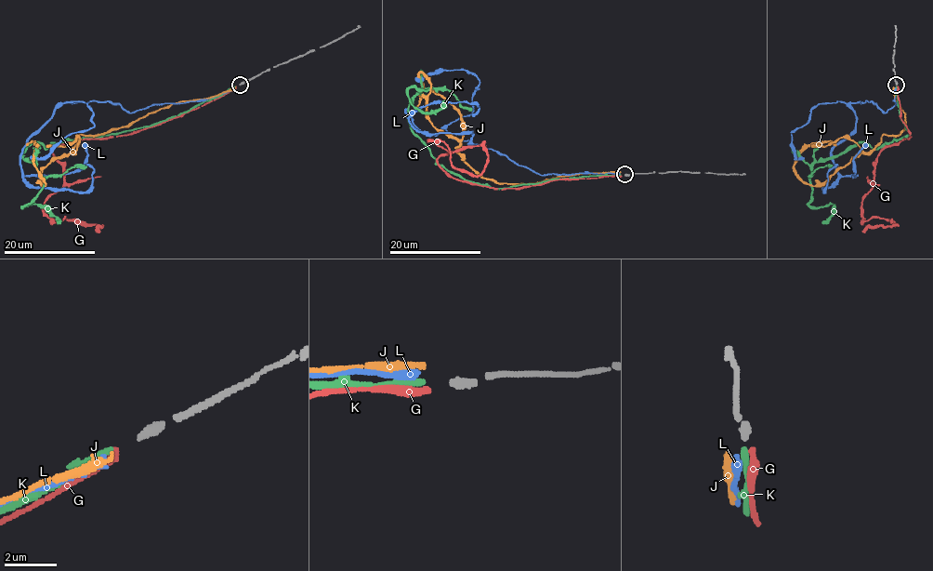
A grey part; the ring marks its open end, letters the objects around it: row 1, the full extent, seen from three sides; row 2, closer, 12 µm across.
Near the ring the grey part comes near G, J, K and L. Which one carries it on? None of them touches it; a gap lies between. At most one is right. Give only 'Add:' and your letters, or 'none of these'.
Add: K

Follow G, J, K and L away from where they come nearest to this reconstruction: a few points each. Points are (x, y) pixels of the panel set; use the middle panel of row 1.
G: (621, 175), (494, 189), (453, 179), (438, 159), (449, 152), (429, 139), (479, 175), (484, 140)
J: (620, 171), (497, 183), (429, 120), (430, 85), (420, 72), (411, 114)
K: (620, 174), (469, 182), (439, 164), (408, 119), (427, 90), (414, 86), (409, 100), (424, 112), (444, 100)
L: (619, 174), (536, 174), (442, 129), (426, 135), (405, 112), (409, 116), (452, 101), (478, 106), (472, 115)

